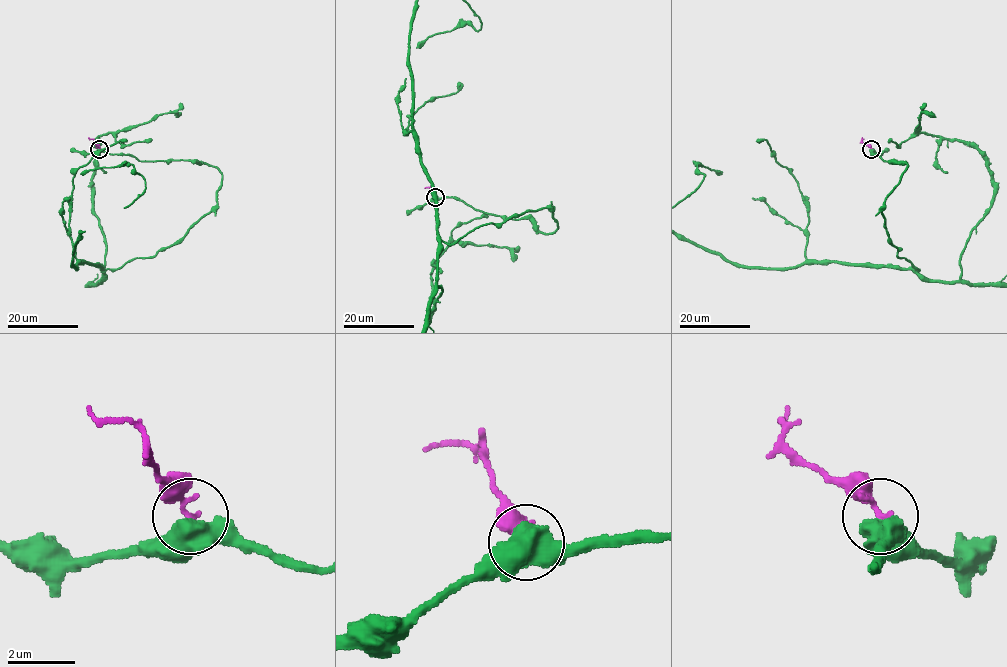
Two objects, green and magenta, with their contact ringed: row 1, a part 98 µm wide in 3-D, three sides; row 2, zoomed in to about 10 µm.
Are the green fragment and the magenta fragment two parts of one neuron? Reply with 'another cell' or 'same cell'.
another cell

